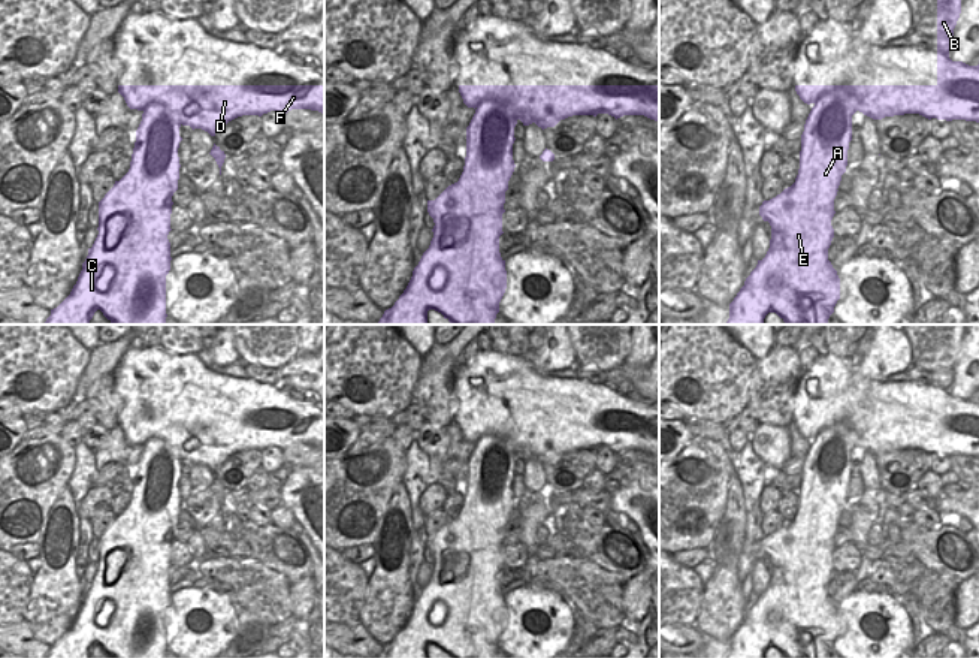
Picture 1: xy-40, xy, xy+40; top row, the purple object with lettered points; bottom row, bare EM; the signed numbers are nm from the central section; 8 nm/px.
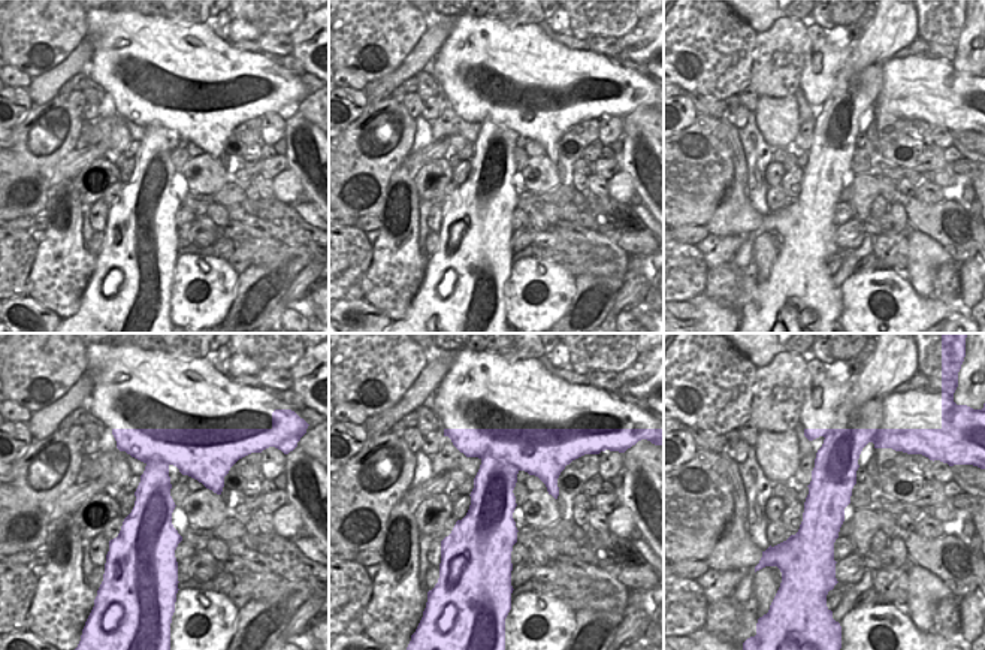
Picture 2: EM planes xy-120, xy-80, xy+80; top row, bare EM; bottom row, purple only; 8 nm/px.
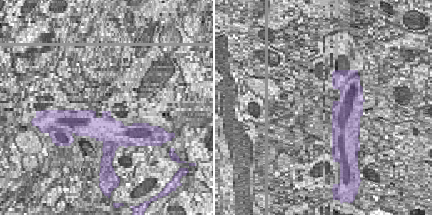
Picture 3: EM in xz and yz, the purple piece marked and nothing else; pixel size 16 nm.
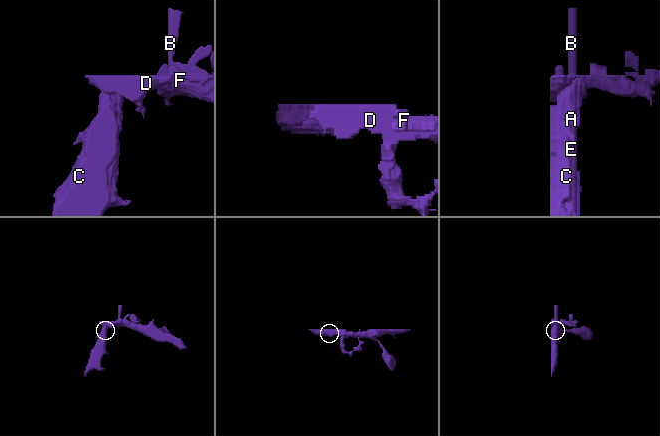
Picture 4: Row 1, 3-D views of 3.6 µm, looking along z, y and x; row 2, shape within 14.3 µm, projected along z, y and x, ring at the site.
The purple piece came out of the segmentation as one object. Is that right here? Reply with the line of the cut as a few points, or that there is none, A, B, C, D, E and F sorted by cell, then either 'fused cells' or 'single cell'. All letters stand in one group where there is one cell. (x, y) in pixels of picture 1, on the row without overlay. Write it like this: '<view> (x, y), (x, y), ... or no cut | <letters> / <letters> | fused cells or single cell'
xy (476, 441), (486, 434), (505, 432), (513, 440), (517, 453) | A C E / B D F | fused cells

